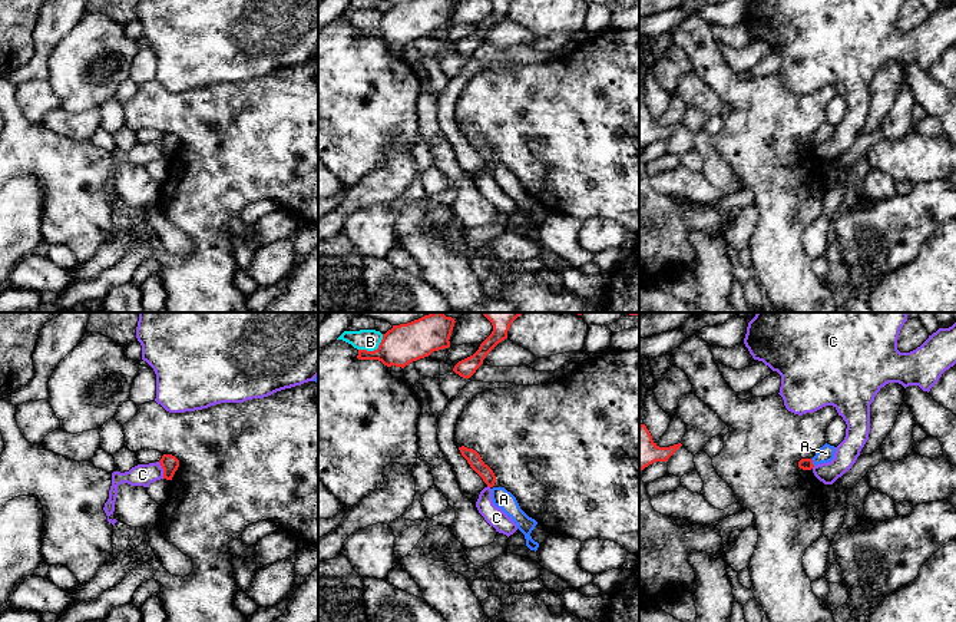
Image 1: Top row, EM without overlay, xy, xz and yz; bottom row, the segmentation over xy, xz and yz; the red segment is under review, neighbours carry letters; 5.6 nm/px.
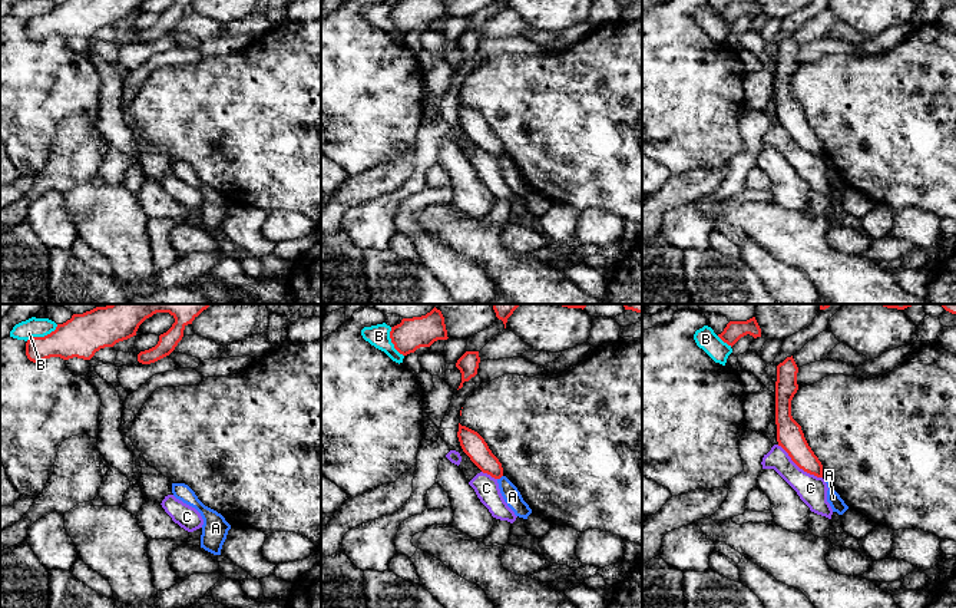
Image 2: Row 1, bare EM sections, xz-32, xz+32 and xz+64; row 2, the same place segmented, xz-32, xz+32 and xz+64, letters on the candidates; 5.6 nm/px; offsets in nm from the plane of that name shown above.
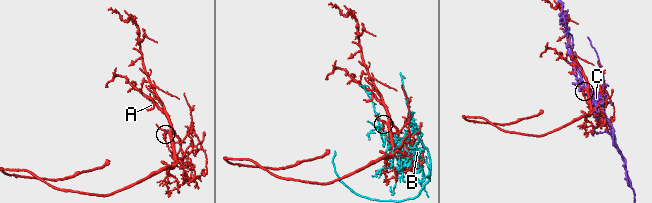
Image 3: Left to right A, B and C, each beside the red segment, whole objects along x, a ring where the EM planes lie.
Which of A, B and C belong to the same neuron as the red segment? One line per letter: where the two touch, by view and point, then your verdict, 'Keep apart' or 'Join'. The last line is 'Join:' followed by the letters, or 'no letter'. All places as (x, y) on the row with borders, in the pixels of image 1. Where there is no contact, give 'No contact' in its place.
A: Touches red at yz (811, 462). Keep apart
B: Touches red at xz (374, 350). Keep apart
C: Touches red at xy (164, 470). Keep apart
Join: no letter

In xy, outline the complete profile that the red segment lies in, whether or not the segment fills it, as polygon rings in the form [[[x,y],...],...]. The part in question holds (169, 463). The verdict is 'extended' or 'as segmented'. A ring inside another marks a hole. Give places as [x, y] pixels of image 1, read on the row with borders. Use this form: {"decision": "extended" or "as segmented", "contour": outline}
{"decision": "as segmented", "contour": [[[163,454],[159,463],[163,469],[163,479],[172,480],[175,472],[179,467],[179,460],[172,454]]]}

